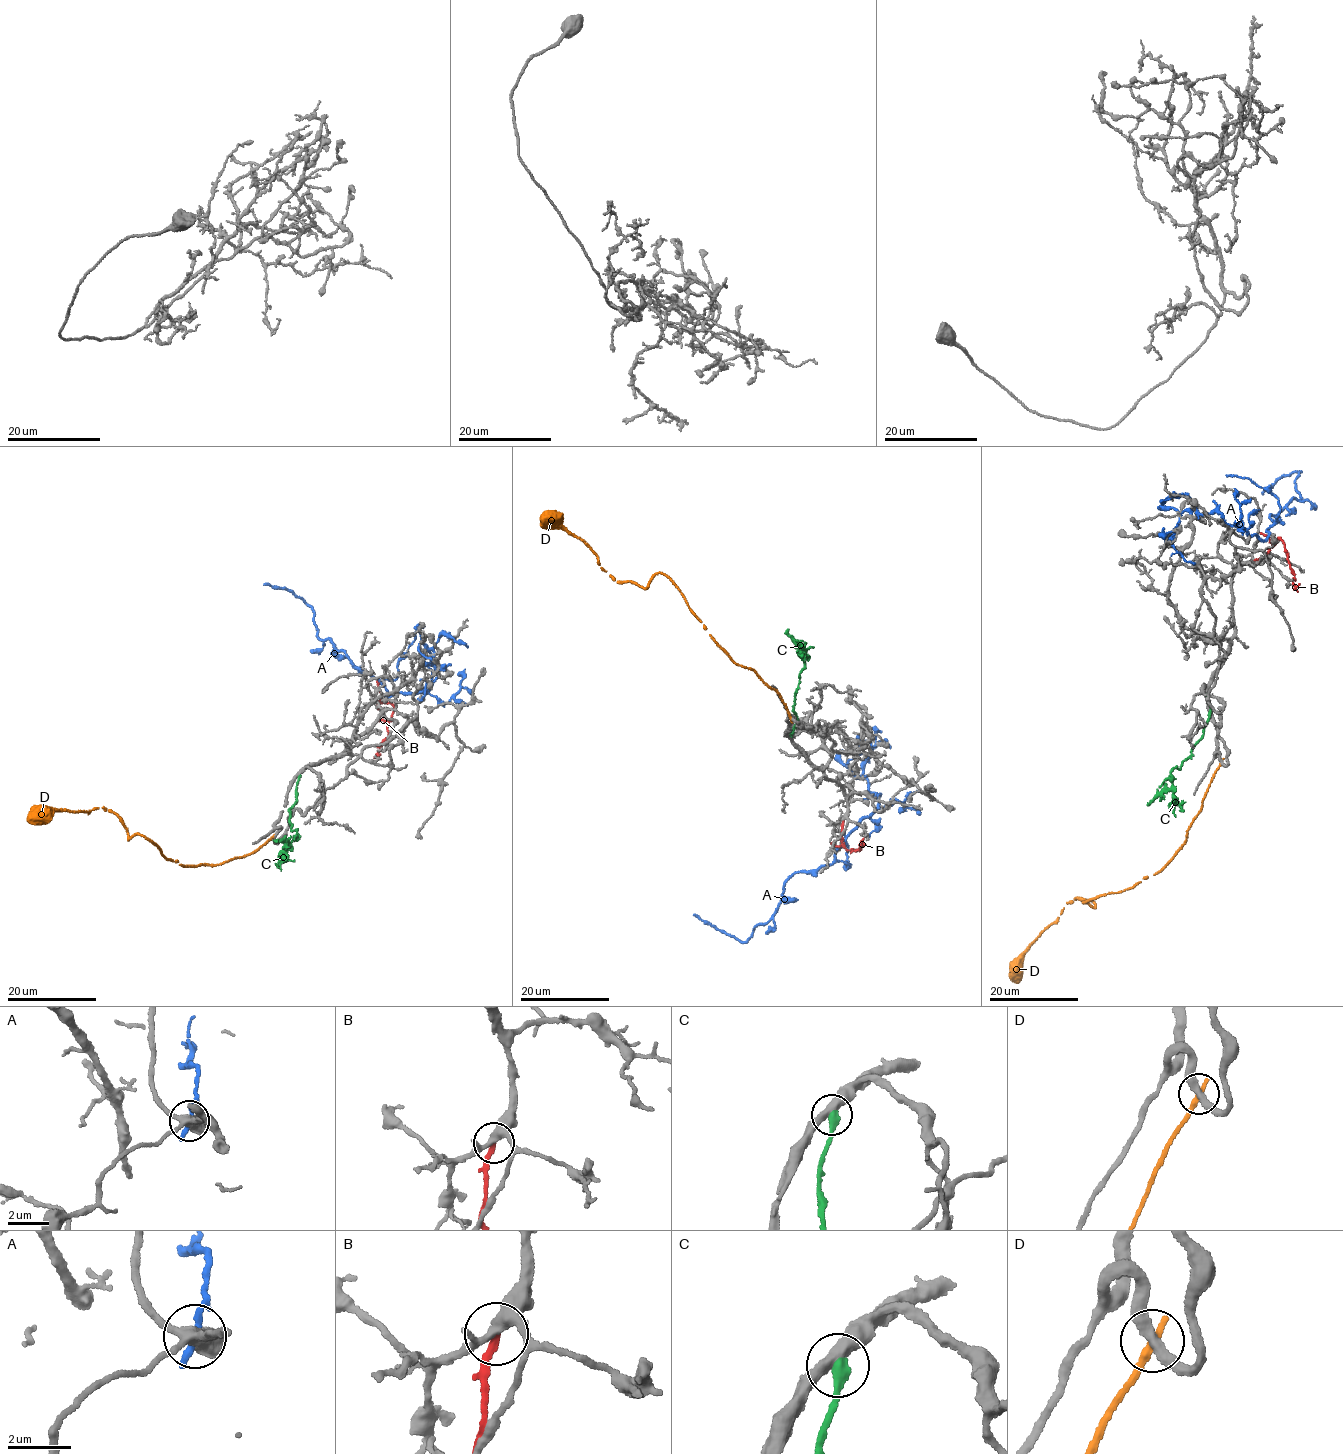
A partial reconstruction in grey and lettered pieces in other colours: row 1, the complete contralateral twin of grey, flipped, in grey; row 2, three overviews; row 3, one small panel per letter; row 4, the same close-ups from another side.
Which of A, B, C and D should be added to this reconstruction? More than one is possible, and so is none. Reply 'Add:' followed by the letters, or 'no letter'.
Add: no letter

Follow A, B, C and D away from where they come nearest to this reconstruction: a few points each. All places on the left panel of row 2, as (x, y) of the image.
A: (420, 700), (432, 662), (419, 645), (432, 649), (427, 691), (388, 697), (318, 638), (306, 602), (263, 585)
B: (381, 707), (378, 708), (379, 702), (391, 703), (394, 709), (388, 723), (388, 737), (374, 758)
C: (298, 775), (297, 800), (289, 816), (297, 838), (287, 860), (280, 864), (281, 871)
D: (274, 836), (216, 865), (182, 865), (149, 839), (128, 838), (119, 816), (102, 807), (30, 818)

